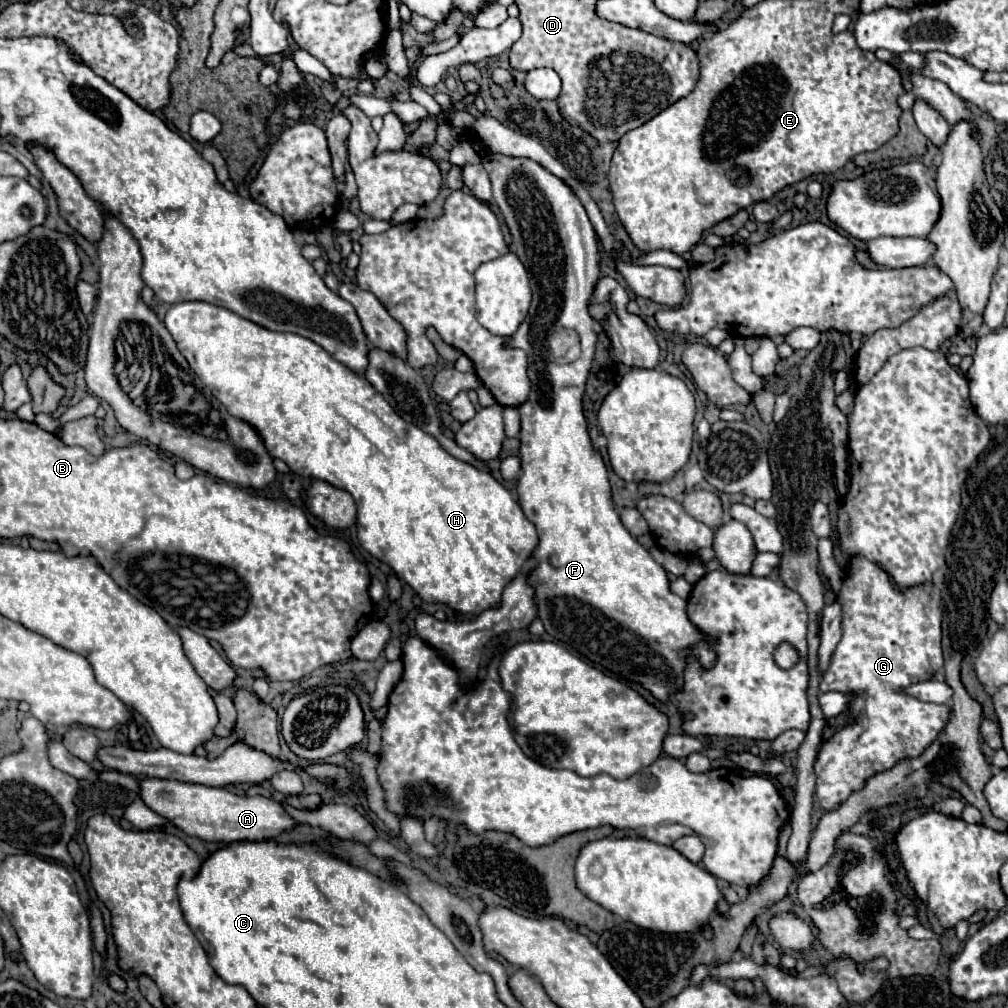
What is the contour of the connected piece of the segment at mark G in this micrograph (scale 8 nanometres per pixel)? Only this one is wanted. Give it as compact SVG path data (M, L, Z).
M854 556L850 560L846 578L840 590L840 604L844 610L842 618L842 640L838 642L828 670L822 674L820 690L840 690L840 692L856 692L856 700L850 702L850 714L854 716L854 724L836 732L830 740L824 742L820 754L814 764L816 772L816 798L824 810L834 810L848 796L866 786L866 780L890 770L902 758L918 758L924 748L928 748L936 736L942 732L950 718L950 706L920 702L916 698L908 698L898 692L900 686L908 686L914 682L924 682L934 676L934 672L942 666L944 656L940 648L942 638L942 596L940 590L932 584L912 586L908 590L898 590L892 586L890 576L878 568L874 562Z

